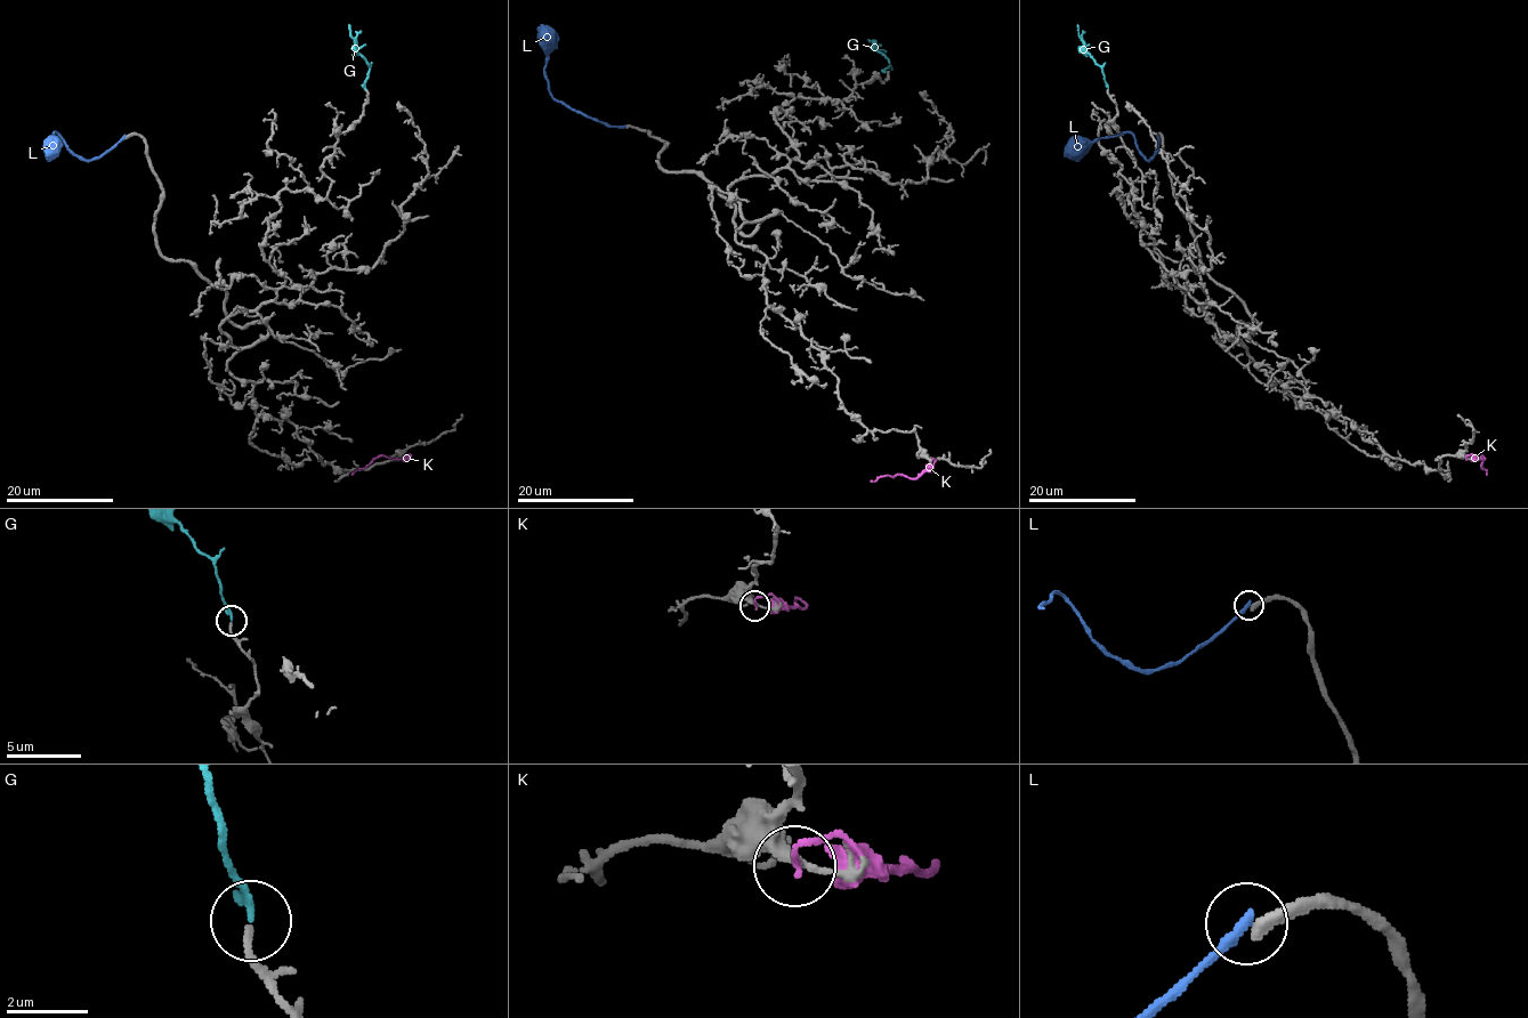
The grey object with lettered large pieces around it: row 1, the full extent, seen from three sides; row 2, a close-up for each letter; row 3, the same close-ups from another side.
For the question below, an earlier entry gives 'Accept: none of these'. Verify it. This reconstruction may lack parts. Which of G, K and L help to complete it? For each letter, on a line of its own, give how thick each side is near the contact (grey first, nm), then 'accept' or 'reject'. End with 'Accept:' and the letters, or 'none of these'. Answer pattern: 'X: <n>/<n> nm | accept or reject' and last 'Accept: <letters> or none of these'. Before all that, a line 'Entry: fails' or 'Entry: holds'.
Entry: fails
G: 170/220 nm | accept
K: 220/130 nm | reject
L: 280/280 nm | reject
Accept: G

